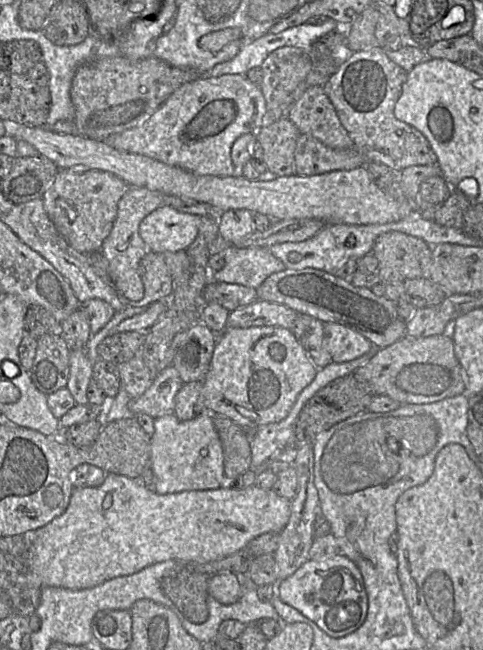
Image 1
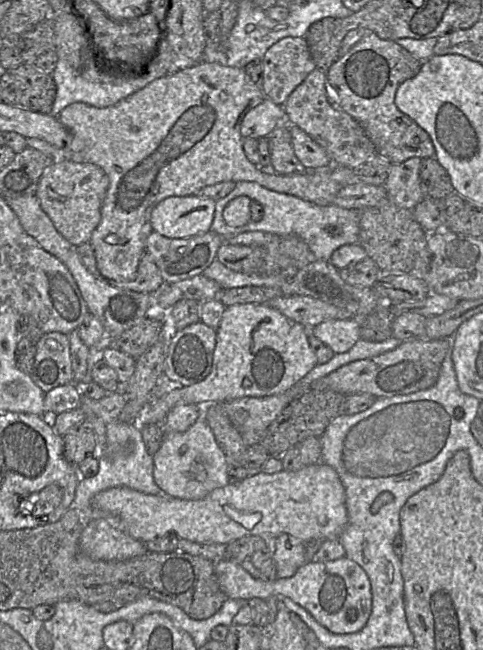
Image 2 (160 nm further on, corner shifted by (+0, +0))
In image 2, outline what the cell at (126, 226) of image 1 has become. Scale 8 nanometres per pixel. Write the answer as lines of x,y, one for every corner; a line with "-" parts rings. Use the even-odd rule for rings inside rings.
218,59
202,60
192,67
152,81
114,105
97,108
75,102
66,106
57,118
72,133
73,140
69,147
58,149
45,140
26,138
28,147
39,150
54,160
93,163
103,168
108,175
109,186
101,206
101,219
90,239
101,278
119,282
135,279
139,262
146,252
146,240
153,231
151,212
168,197
198,195
204,187
226,181
250,181
320,206
333,204
343,187
332,178
330,166
314,170
301,169
288,175
267,175
245,156
240,132
242,121
265,98
262,89
249,81
244,69
229,67

